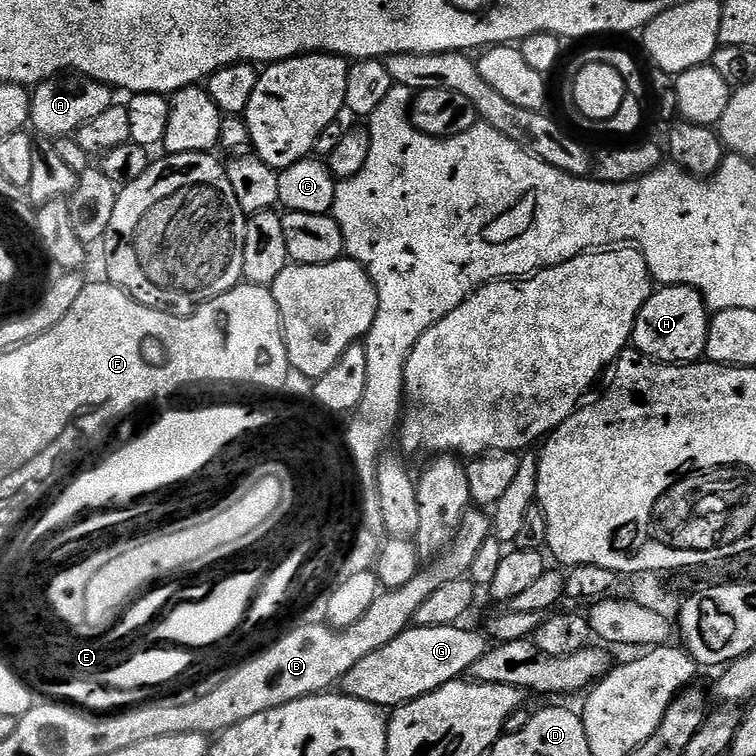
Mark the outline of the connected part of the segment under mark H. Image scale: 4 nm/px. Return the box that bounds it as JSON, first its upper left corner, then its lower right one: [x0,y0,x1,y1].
[631,284,710,364]

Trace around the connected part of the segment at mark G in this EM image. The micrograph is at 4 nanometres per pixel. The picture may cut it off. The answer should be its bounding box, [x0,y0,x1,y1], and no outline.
[343,624,490,710]

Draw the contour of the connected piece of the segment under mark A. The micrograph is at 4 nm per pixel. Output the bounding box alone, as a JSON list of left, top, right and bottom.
[28,74,114,138]

